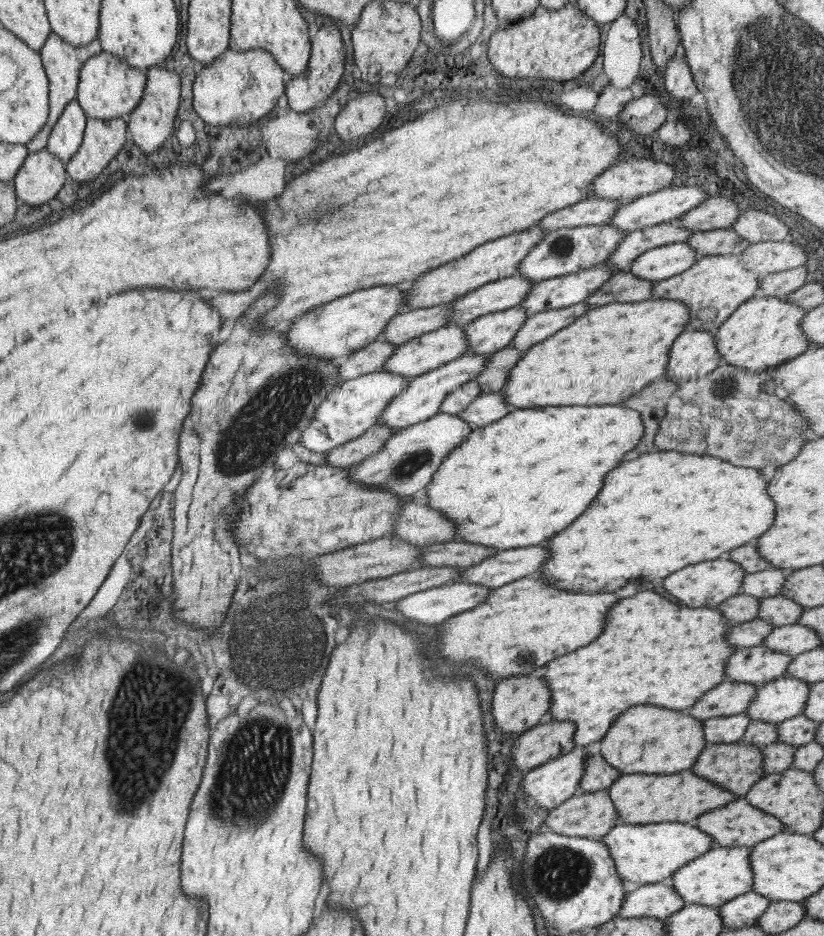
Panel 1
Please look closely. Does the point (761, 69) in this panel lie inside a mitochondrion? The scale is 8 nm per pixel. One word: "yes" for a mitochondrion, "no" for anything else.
yes

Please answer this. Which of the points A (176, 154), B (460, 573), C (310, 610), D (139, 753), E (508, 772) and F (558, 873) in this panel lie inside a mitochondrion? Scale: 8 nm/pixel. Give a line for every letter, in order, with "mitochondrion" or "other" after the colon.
A: other
B: other
C: mitochondrion
D: mitochondrion
E: other
F: mitochondrion

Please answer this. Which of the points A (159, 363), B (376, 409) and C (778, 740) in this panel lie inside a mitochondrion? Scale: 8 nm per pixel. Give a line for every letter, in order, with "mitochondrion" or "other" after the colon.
A: other
B: other
C: other

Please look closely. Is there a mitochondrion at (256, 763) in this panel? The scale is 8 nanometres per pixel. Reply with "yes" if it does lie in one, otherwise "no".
yes

